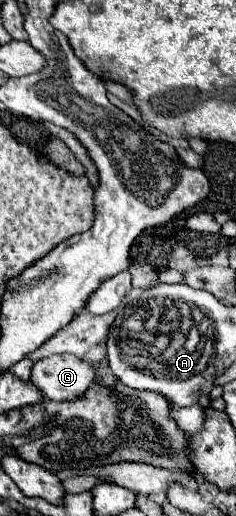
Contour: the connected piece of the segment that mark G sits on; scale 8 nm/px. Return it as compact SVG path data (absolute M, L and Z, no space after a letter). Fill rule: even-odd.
M52 355L32 367L32 383L42 389L46 399L74 401L96 383L94 365L74 355Z

